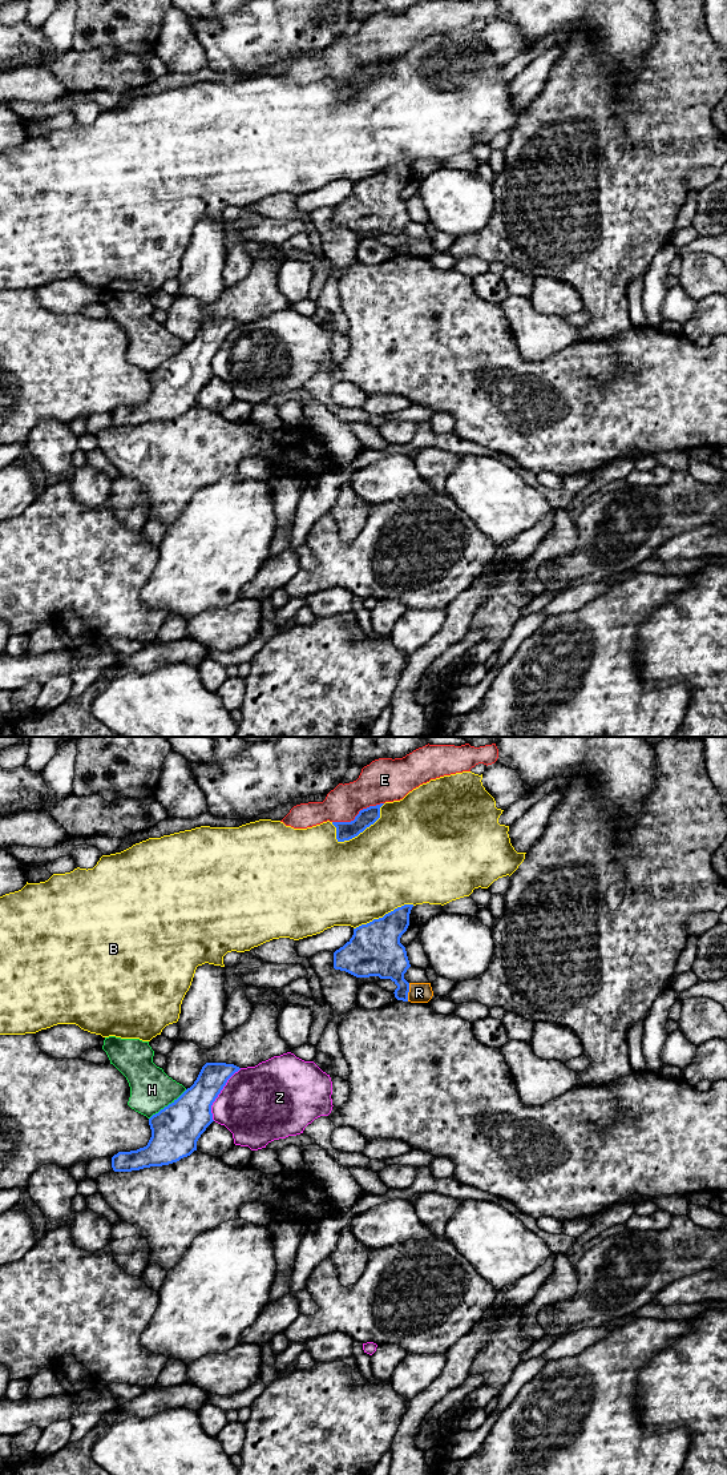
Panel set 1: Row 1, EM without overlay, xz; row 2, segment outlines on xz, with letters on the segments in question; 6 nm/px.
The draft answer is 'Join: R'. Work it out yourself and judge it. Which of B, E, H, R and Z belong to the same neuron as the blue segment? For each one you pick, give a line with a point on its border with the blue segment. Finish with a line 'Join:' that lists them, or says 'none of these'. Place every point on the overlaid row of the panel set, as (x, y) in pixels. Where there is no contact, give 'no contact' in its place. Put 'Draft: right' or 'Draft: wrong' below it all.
Join: none of these
Draft: wrong

